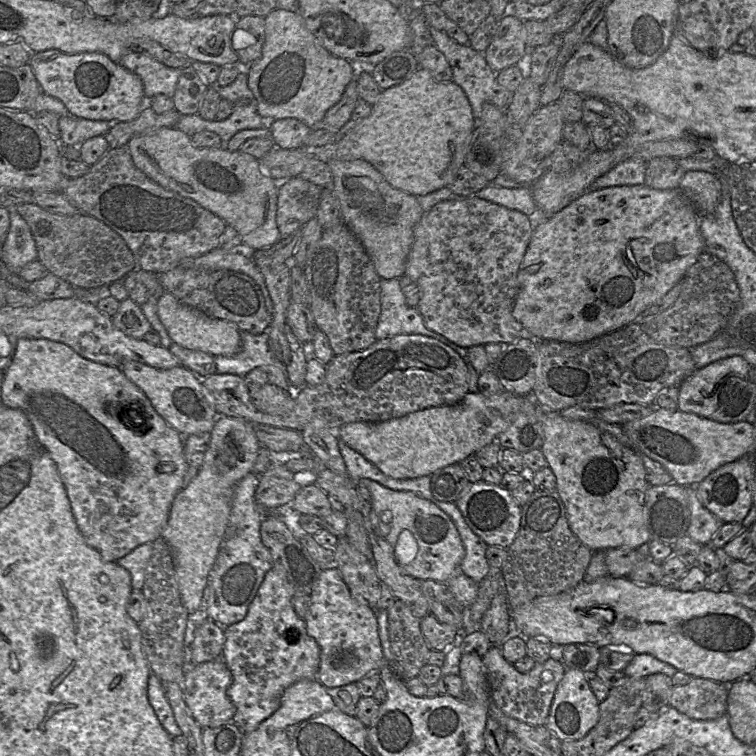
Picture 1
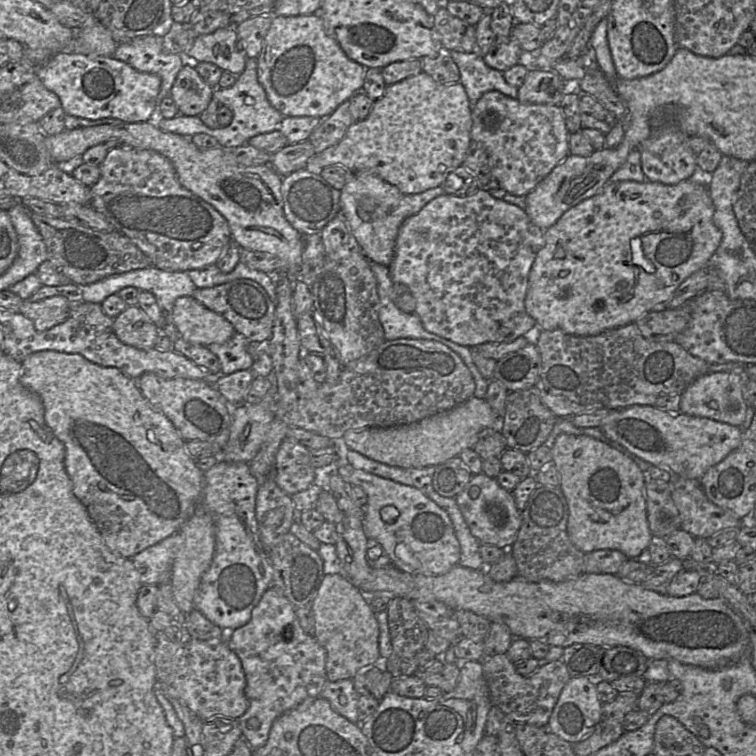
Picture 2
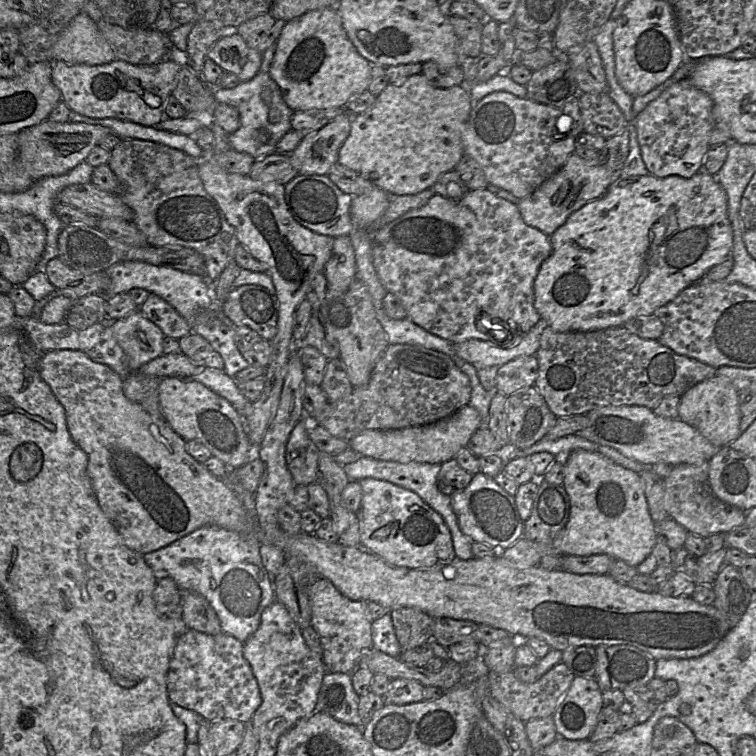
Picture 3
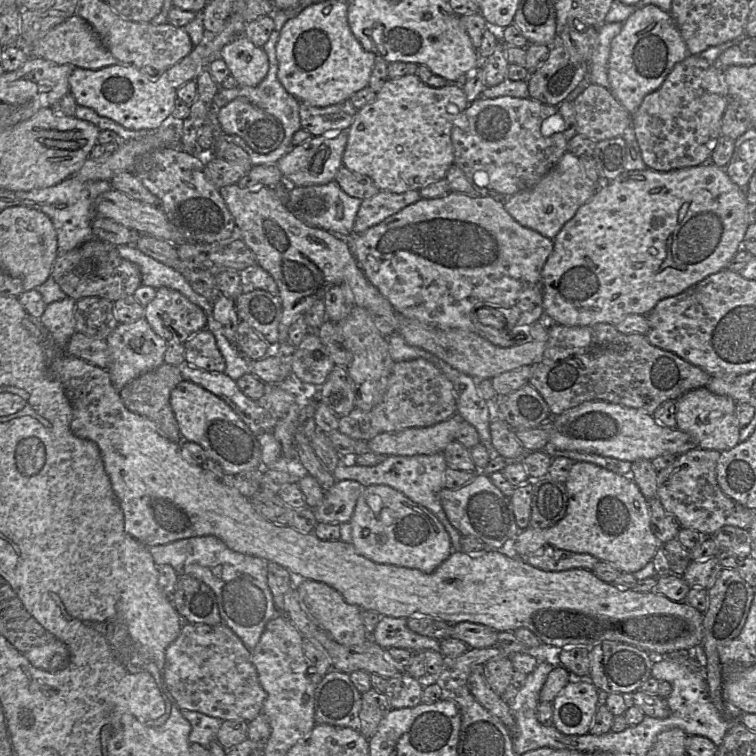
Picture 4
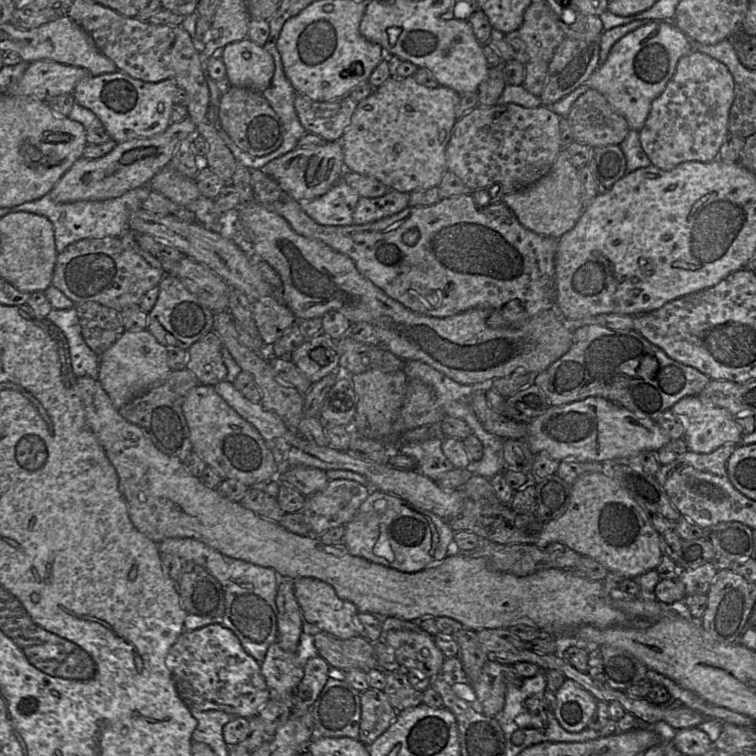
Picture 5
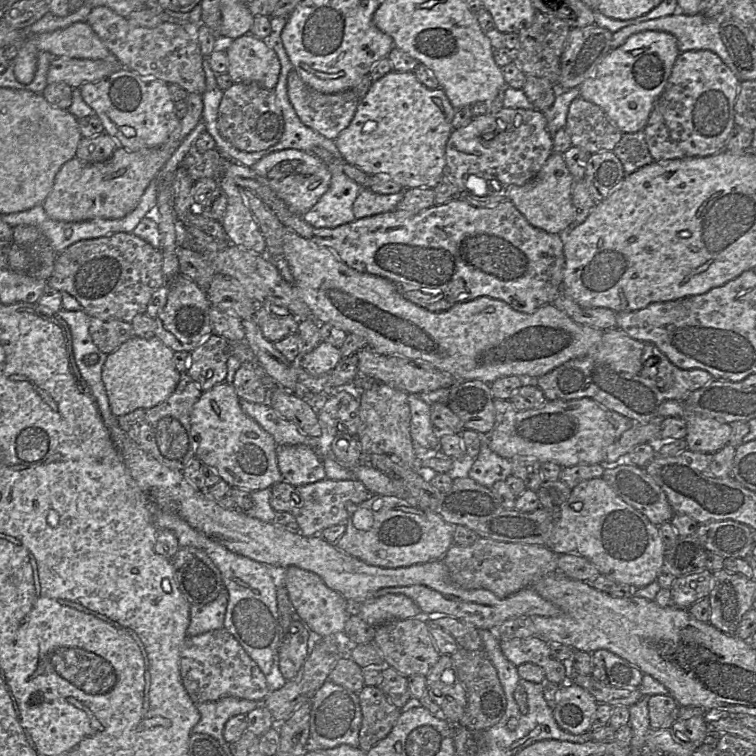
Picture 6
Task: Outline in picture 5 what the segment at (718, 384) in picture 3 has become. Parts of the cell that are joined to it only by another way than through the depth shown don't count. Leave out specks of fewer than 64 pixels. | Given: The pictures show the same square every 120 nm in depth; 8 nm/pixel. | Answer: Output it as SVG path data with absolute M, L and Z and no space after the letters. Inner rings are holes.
M698 396L684 397L670 409L683 422L683 440L689 451L711 453L723 445L741 442L741 429L726 409L705 404Z

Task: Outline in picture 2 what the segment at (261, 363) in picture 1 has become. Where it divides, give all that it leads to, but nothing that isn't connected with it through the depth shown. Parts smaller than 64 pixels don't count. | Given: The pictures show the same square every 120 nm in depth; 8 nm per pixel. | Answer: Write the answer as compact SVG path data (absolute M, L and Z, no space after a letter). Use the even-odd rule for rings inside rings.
M235 332L225 343L212 343L206 346L215 354L220 363L220 373L231 374L235 371L250 369L253 359L247 351L250 341L242 334Z

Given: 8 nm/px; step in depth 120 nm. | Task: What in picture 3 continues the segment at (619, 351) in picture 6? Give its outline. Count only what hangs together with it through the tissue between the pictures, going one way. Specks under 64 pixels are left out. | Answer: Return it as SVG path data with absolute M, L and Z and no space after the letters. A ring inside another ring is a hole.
M624 326L587 332L555 332L550 327L545 327L535 355L538 361L538 375L534 387L557 418L585 415L608 406L638 405L652 410L663 398L682 396L697 383L715 376L717 370L694 358L675 353L658 340L643 339L629 332Z

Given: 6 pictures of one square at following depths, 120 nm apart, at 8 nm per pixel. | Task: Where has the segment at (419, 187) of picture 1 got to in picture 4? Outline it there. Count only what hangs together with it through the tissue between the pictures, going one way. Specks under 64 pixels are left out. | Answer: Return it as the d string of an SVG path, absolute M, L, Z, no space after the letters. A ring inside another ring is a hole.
M415 74L388 79L375 98L357 110L348 129L348 139L342 155L342 165L352 172L369 177L380 189L395 194L419 191L443 178L454 163L451 132L456 119L469 102L460 83L448 83L435 88L425 84Z

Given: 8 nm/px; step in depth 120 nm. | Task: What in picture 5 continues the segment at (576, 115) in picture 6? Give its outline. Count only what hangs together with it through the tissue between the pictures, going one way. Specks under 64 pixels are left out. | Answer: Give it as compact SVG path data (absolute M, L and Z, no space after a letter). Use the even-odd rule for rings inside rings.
M591 88L578 97L566 117L572 126L574 141L591 148L619 145L630 131L626 119L612 108L600 92Z

